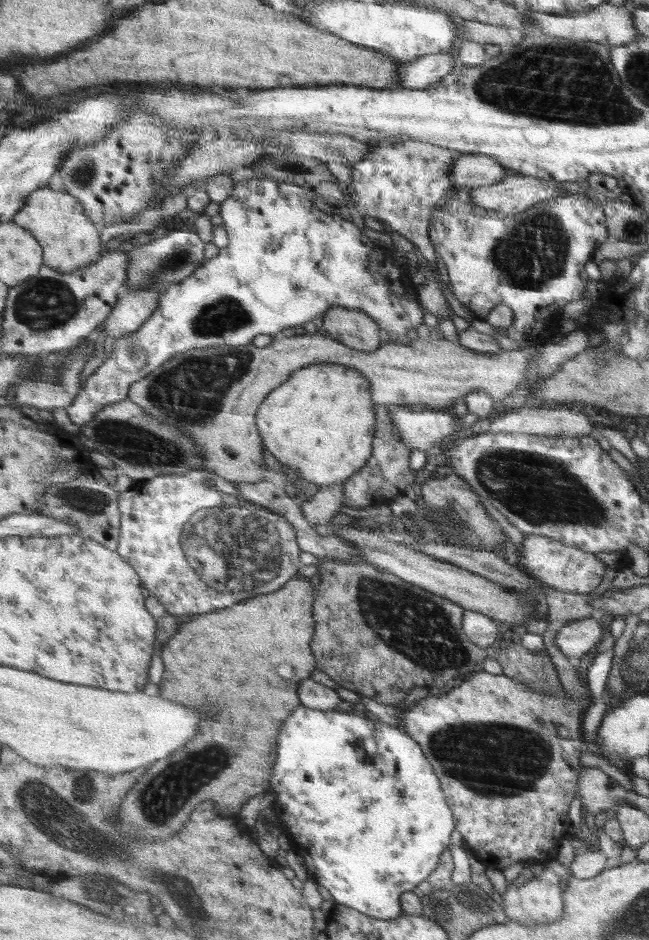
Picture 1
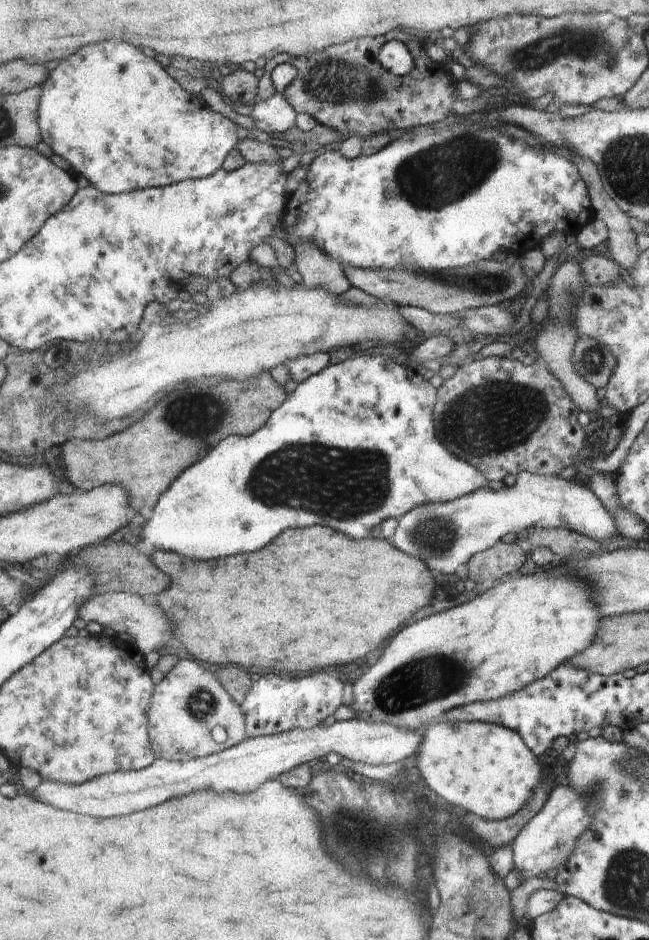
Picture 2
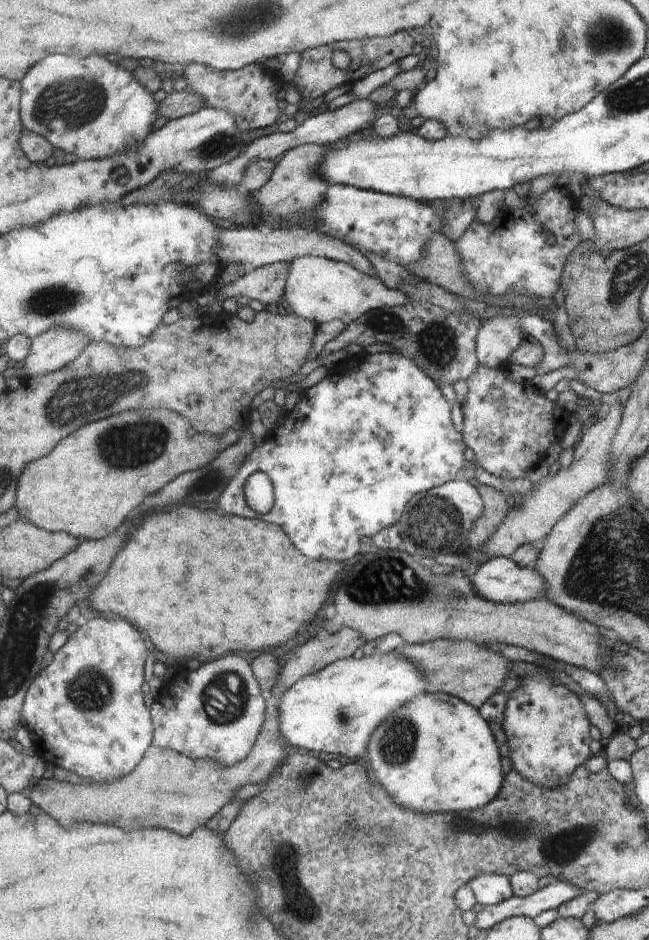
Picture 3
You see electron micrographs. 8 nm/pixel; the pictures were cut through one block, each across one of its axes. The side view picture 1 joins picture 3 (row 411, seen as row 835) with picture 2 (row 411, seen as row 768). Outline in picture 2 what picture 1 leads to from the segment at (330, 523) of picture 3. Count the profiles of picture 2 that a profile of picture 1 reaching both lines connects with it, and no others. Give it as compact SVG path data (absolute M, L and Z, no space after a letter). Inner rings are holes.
M362 354L362 356L334 364L334 366L328 365L318 374L298 383L294 391L288 395L287 400L272 412L270 420L262 429L246 436L231 435L225 438L203 461L183 472L183 476L163 494L158 506L153 510L153 517L146 522L141 536L134 540L140 540L145 544L150 556L153 556L156 549L162 549L173 553L180 552L184 556L200 558L200 560L214 560L214 558L222 558L222 556L230 556L230 554L262 550L268 542L272 542L286 528L303 529L318 524L338 530L342 534L348 534L348 538L362 540L368 536L368 532L371 532L374 526L378 526L386 518L403 517L417 506L453 501L492 485L477 467L463 459L458 460L440 444L435 435L434 402L436 402L436 390L428 384L428 381L419 380L416 386L410 384L406 368L397 361L390 360L388 356Z

